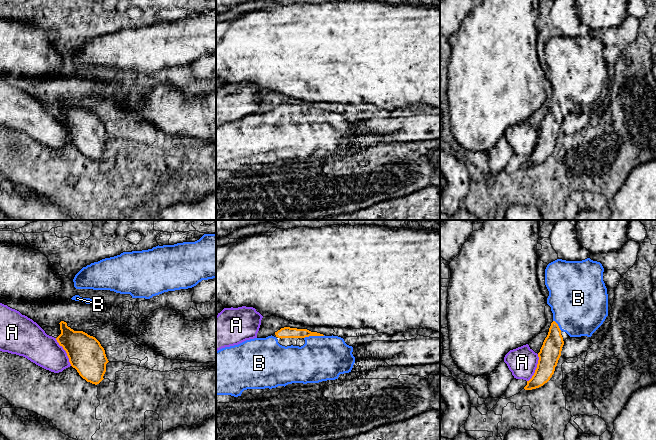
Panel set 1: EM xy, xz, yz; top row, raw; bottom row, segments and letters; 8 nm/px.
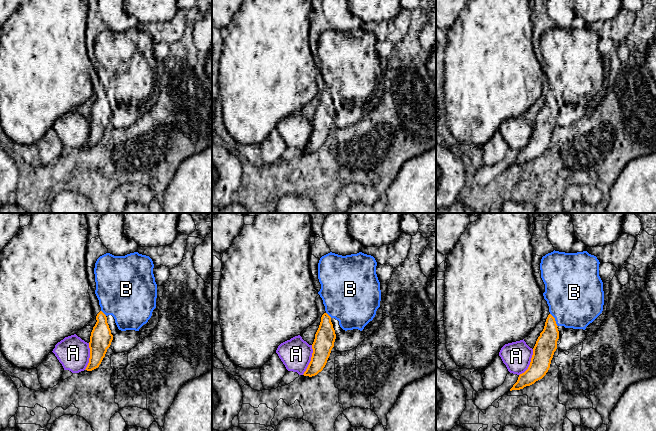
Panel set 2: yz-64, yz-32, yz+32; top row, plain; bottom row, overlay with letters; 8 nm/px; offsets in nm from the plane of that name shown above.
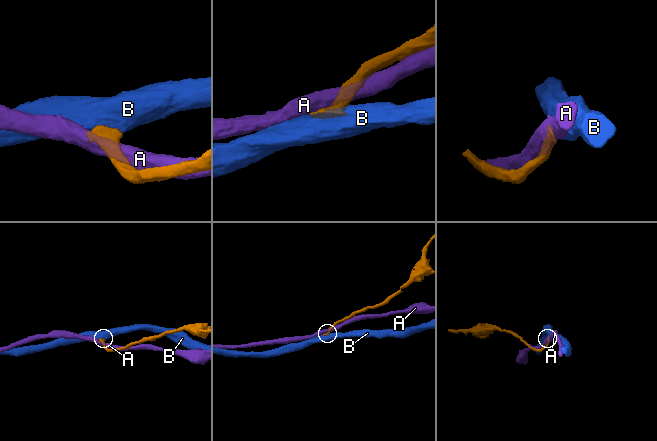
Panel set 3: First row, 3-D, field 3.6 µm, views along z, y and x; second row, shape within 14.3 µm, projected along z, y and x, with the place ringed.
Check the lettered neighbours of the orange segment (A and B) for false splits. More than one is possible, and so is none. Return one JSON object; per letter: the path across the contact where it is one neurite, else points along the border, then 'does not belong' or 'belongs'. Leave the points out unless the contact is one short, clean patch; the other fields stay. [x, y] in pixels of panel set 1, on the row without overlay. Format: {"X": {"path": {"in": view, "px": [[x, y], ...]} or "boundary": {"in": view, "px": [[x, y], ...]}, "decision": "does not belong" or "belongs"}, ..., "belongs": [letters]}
{"A": {"decision": "does not belong"}, "B": {"path": {"in": "xz", "px": [[286, 108], [314, 111], [314, 118], [321, 134]]}, "decision": "belongs"}, "belongs": ["B"]}

